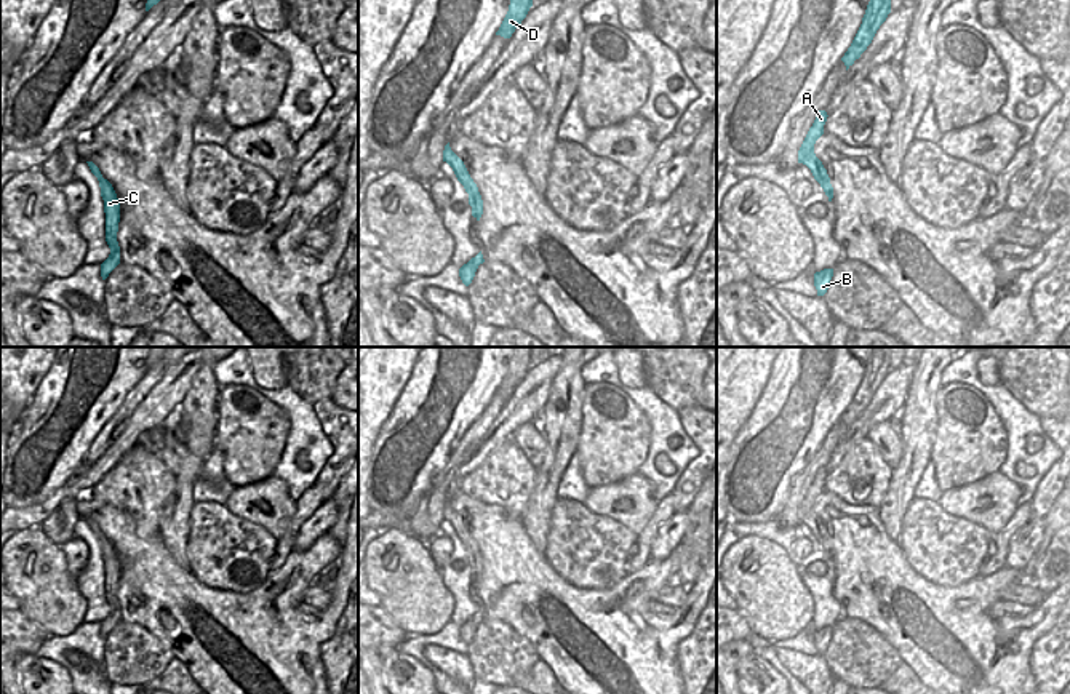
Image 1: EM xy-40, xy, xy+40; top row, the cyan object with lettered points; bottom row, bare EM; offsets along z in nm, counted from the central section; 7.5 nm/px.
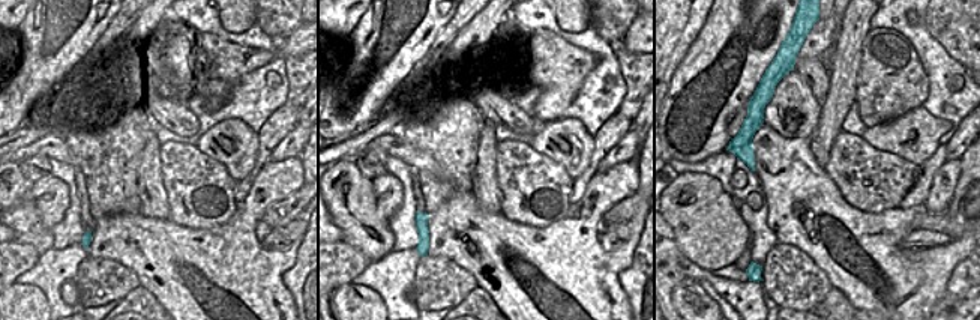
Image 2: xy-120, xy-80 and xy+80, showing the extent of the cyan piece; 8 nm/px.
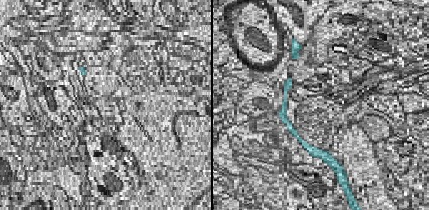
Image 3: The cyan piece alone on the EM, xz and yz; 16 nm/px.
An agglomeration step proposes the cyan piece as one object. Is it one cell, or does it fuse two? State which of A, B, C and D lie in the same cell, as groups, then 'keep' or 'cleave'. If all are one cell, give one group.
A B C D; keep

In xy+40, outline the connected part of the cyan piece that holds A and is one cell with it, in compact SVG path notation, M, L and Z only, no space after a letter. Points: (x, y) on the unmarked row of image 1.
M819 469L816 472L816 478L814 478L812 485L809 486L809 489L798 509L798 521L803 521L811 528L814 537L820 542L825 553L828 555L828 560L832 560L833 545L830 542L830 536L828 536L827 528L824 526L822 520L814 512L814 502L824 493L824 483L827 480L827 475L828 473L825 469Z

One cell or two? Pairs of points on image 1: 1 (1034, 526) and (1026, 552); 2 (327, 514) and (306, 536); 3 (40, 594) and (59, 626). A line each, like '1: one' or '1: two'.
1: one
2: one
3: one

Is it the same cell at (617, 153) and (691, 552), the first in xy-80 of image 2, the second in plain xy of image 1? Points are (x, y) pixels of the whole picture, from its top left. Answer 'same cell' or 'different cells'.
different cells

